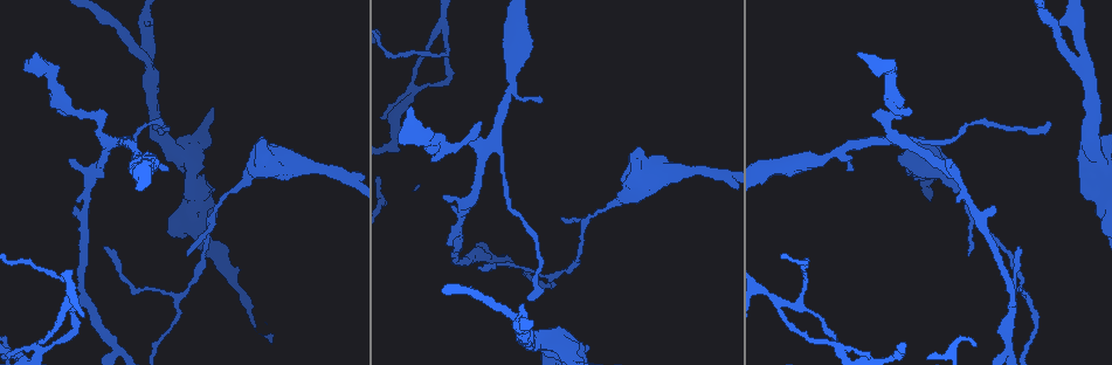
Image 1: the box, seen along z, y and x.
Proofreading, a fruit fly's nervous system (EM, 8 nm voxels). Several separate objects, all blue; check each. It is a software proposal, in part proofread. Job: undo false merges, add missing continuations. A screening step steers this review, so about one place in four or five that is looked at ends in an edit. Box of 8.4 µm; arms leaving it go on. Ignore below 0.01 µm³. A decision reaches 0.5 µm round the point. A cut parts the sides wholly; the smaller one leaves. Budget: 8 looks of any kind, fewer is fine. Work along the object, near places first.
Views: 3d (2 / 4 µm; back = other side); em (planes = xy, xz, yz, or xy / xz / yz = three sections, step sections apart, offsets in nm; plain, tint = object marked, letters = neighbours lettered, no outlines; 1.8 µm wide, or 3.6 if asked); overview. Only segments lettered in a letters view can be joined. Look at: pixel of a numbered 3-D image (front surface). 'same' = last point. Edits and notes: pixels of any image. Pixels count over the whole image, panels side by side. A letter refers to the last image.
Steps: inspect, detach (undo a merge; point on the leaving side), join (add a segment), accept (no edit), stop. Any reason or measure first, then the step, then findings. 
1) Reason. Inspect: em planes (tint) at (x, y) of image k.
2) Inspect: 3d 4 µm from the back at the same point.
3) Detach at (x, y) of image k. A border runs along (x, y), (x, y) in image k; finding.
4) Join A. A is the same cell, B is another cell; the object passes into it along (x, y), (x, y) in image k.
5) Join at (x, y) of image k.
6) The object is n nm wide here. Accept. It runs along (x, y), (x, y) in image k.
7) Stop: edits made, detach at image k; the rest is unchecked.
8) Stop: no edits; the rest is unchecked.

Inspect: 3d 4 µm from the back at (191, 163) of image 1.

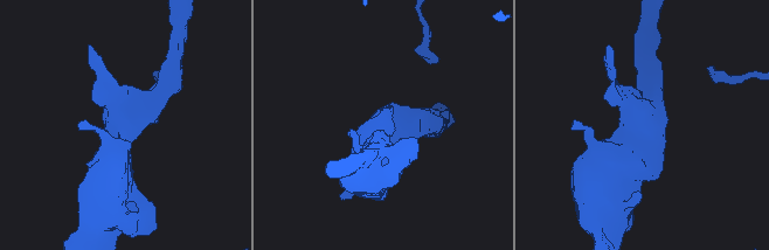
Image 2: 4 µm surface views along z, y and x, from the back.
Now the EM. Inspect: em 3.6 µm planes (tint) at (640, 123) of image 2.

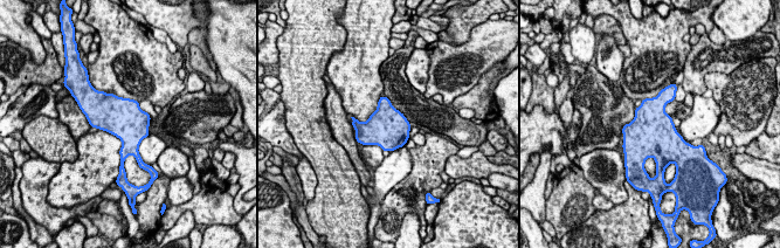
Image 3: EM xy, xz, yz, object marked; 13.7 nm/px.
What lies round it. Inspect: em 3.6 µm planes (letters) at the same point.

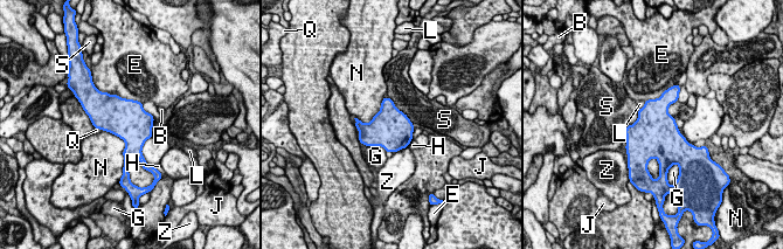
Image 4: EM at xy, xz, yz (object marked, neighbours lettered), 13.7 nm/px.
The longest contact is with N, 600 nm. Accept. B, E, G, H, J, L, N, Q, S and Z are other cells; a border runs along (102, 130), (124, 142), (123, 167) in image 4; one neuron here.

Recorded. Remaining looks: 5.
Branch point. Inspect: 3d 4 µm at (147, 59) of image 1.

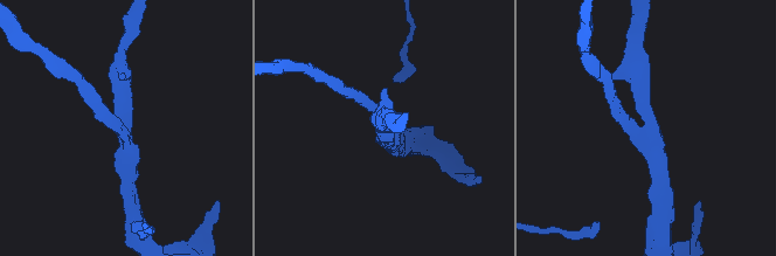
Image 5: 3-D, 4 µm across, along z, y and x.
3 arms meet here; the arms are 200, 240, 280 nm wide. Inspect: em planes (tint) at (381, 135) of image 5.

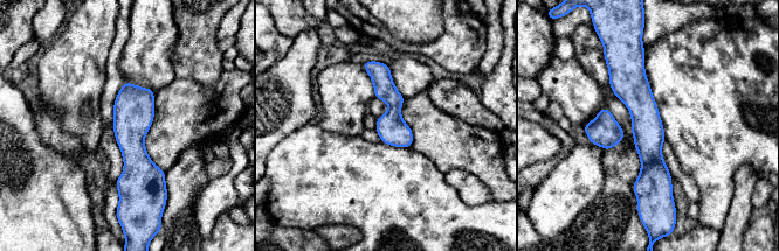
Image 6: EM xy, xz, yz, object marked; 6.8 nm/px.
Inspect: em planes (letters) at the same point.

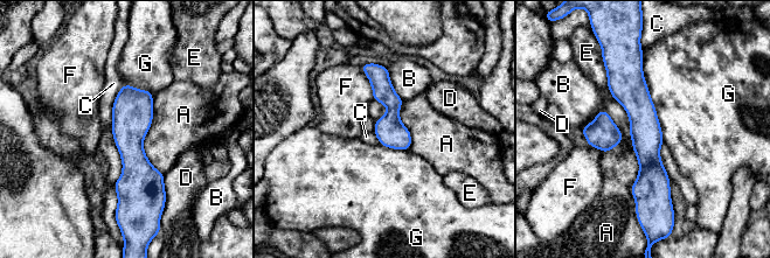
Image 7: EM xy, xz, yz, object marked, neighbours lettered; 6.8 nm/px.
The object is 200 nm wide here; the longest contact is with A, 800 nm. Accept. A, B, C, D, E, F and G are other cells; continuous, no second neuron.

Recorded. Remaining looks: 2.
Sharp bend. Inspect: 3d 4 µm at (489, 257) of image 1.

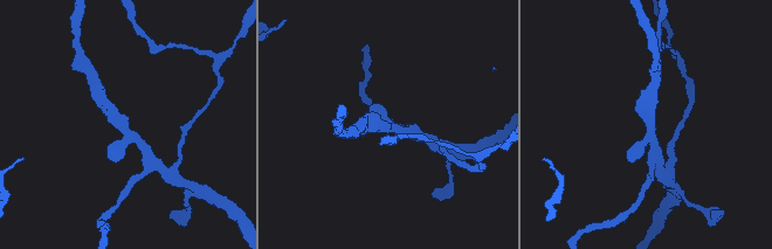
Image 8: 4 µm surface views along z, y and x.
Inspect: em planes (letters) at (127, 133) of image 8.

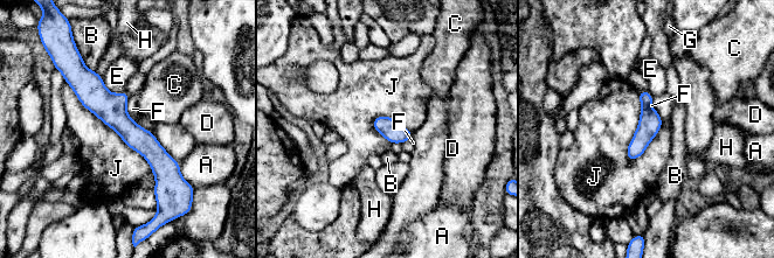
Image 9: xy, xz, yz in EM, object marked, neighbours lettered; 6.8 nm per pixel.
The object is 150 nm wide here. Accept. A, B, C, D, E, F, G, H and J are other cells; all the same neuron.

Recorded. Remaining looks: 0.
Stop: no edits; the rest is unchecked.

